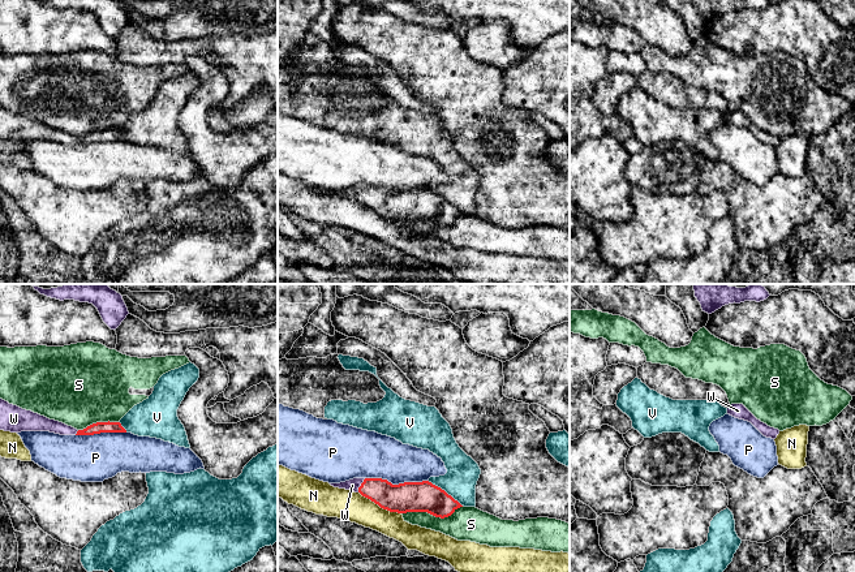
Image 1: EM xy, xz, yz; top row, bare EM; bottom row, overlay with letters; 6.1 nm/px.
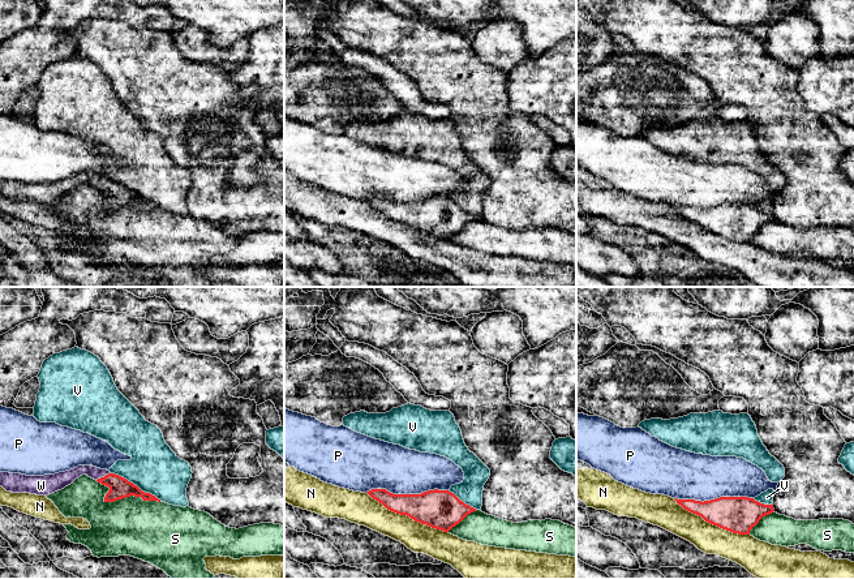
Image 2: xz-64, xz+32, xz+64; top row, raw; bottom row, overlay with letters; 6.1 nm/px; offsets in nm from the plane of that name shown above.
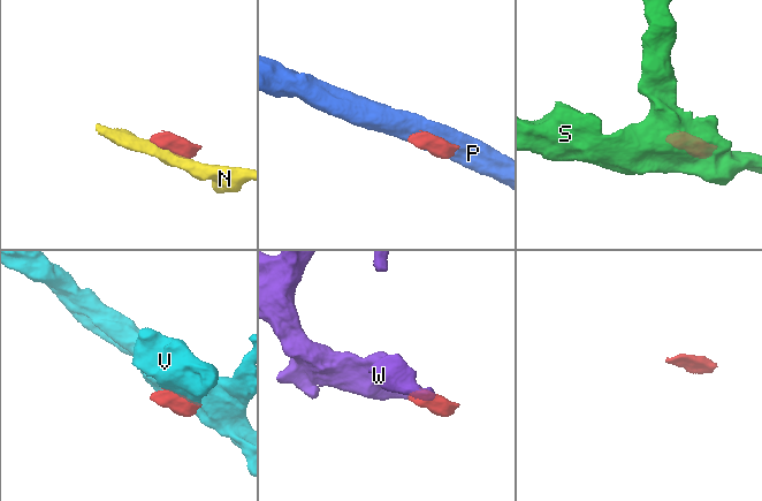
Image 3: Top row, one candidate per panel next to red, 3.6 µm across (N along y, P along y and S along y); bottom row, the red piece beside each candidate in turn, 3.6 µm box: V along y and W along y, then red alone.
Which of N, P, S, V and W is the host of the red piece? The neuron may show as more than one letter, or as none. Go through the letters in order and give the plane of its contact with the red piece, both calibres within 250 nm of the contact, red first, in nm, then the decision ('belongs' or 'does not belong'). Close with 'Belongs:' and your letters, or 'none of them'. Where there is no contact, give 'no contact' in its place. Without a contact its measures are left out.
N: xz | 190/190 nm | does not belong
P: xz | 190/280 nm | does not belong
S: xz | 190/200 nm | does not belong
V: xz | 190/200 nm | does not belong
W: xz | 180/70 nm | belongs
Belongs: W

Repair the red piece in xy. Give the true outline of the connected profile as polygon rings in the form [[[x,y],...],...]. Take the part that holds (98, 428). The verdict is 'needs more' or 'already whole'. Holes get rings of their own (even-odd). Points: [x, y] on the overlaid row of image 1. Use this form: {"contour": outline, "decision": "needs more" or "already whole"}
{"contour": [[[0,399],[0,430],[10,433],[50,431],[60,435],[94,435],[100,433],[126,433],[120,422],[96,422],[77,430]]], "decision": "needs more"}

